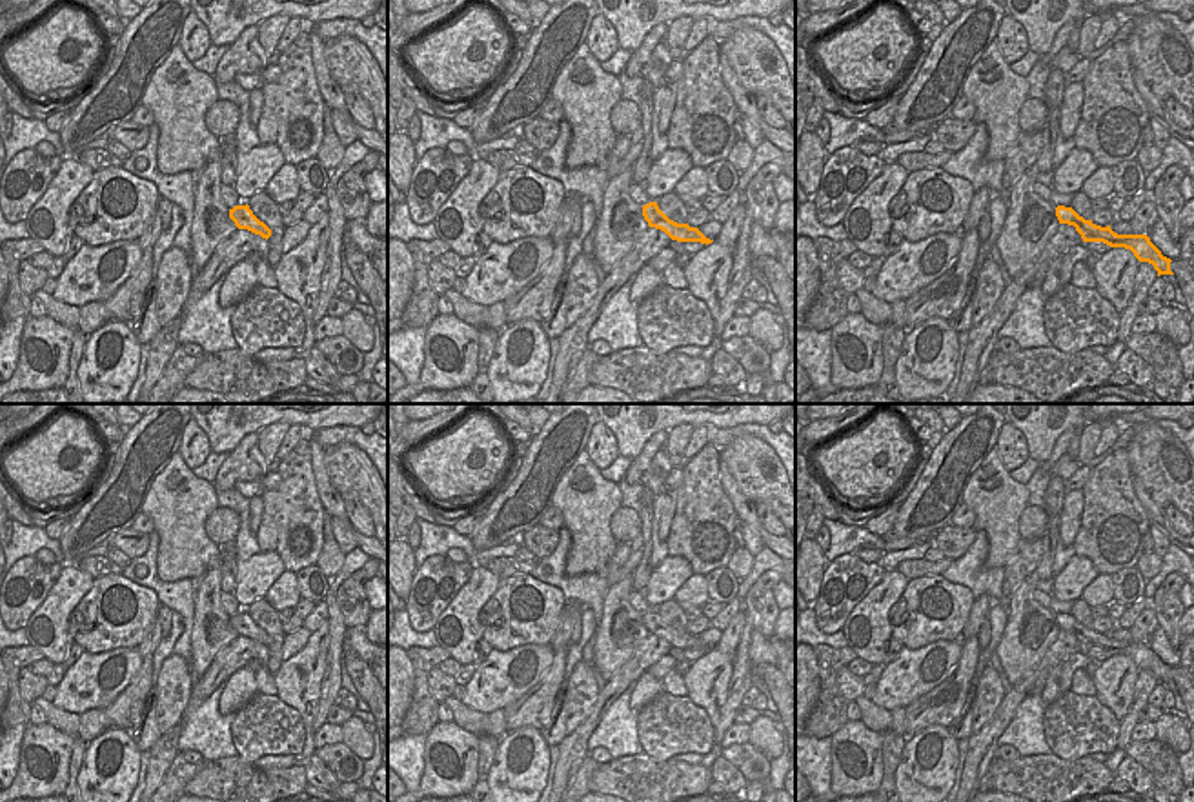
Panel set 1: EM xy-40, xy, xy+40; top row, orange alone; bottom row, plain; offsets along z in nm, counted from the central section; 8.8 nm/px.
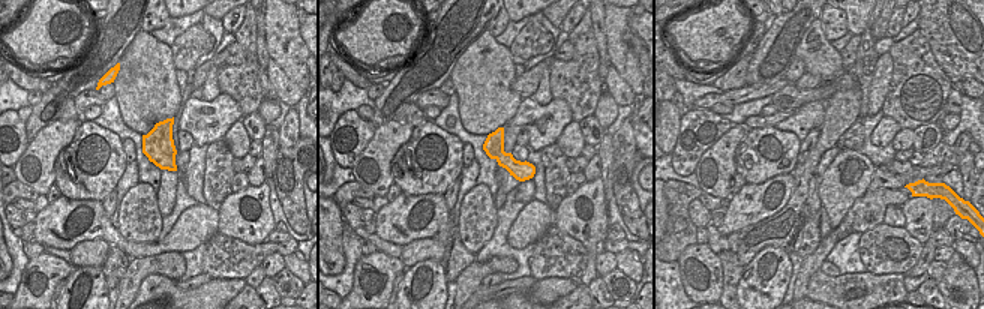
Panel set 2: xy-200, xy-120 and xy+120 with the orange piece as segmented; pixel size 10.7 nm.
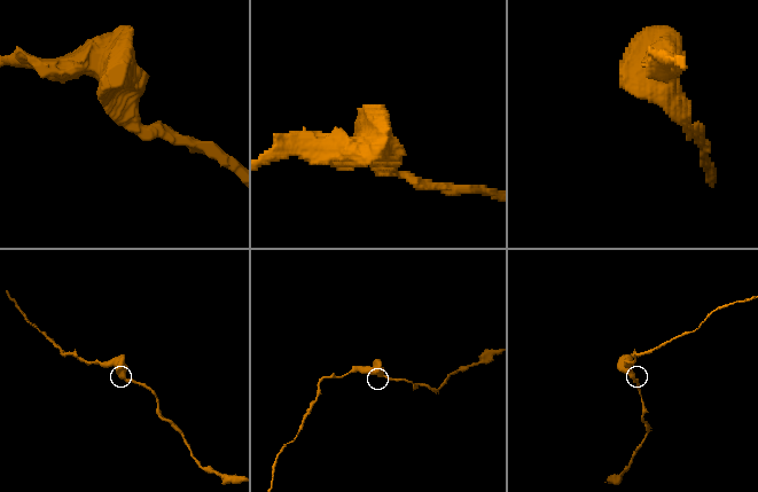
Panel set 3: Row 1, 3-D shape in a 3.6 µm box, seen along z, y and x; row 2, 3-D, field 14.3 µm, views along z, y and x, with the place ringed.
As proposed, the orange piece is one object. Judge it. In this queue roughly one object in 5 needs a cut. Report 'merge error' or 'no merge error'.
no merge error

